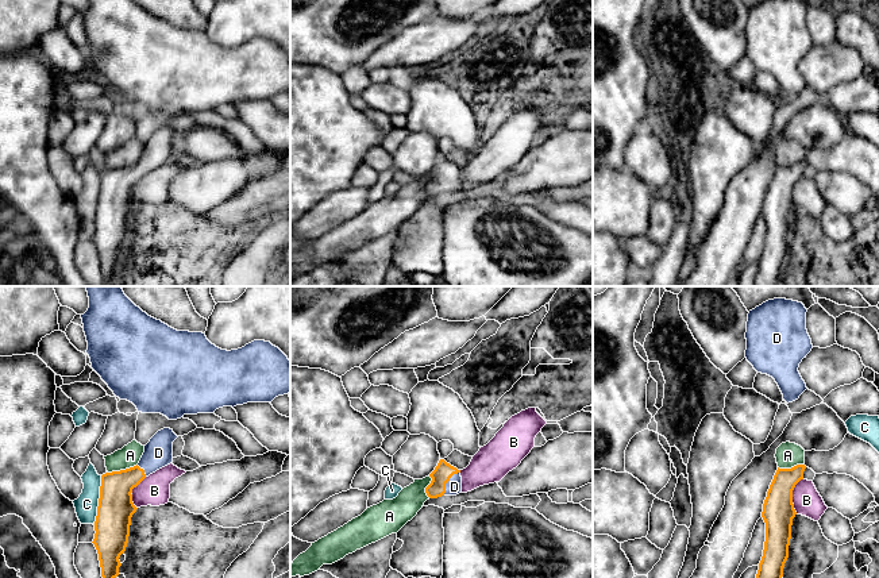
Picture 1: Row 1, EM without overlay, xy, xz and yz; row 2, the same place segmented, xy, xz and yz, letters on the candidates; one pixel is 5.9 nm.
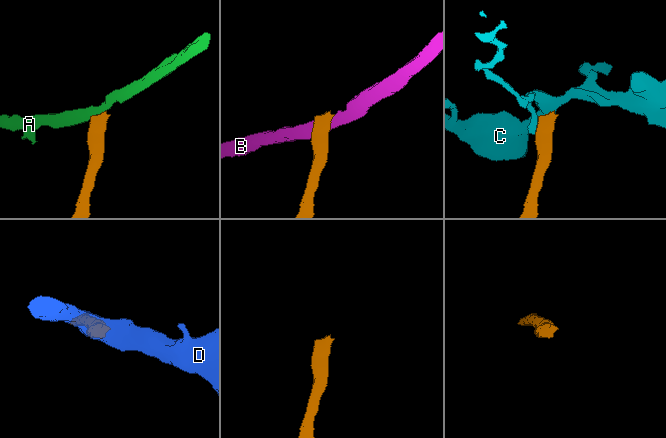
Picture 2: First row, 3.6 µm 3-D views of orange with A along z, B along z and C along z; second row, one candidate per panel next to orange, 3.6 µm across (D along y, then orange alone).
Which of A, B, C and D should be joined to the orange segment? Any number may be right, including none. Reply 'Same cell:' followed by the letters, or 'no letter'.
Same cell: D

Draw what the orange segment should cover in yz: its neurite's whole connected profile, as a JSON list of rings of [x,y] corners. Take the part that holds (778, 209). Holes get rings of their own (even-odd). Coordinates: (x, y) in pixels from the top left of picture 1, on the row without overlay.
[[[805,162],[776,167],[763,201],[766,220],[763,254],[753,286],[780,286],[783,265],[789,255],[793,216],[797,209],[793,188],[803,177]]]

